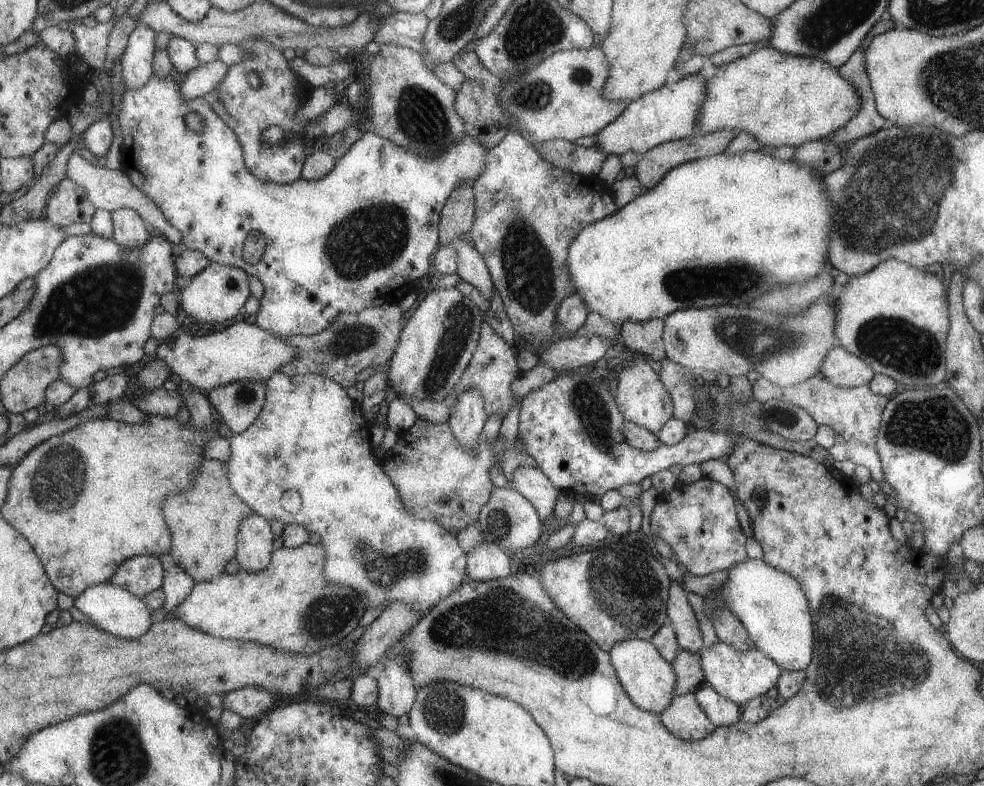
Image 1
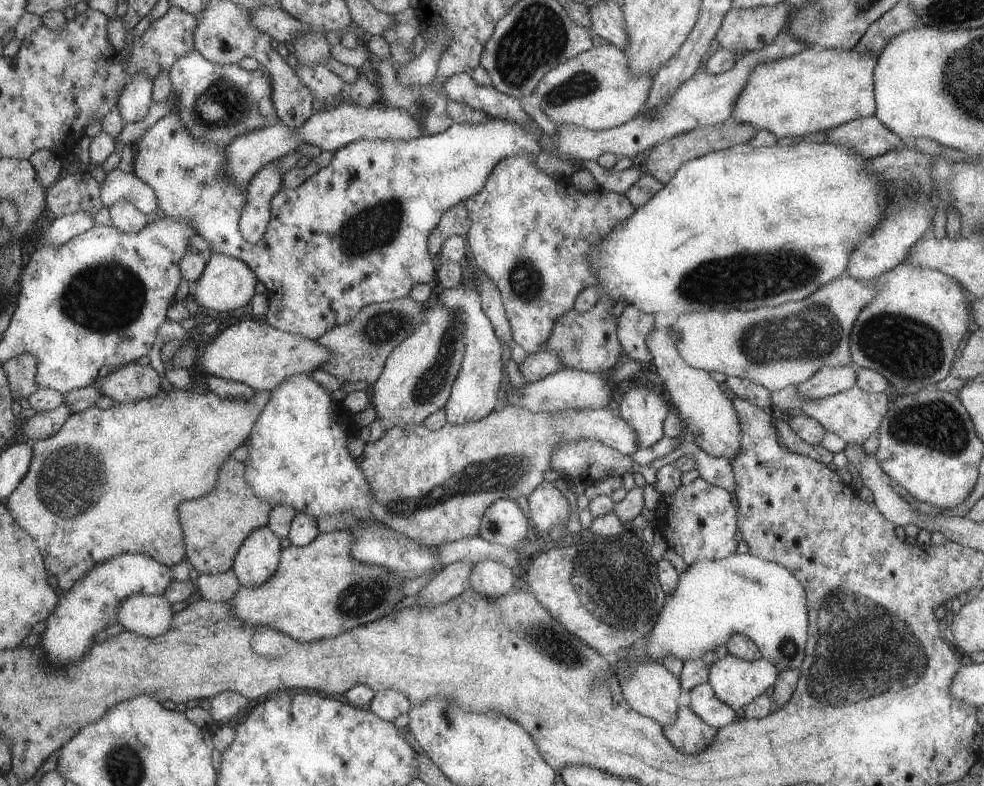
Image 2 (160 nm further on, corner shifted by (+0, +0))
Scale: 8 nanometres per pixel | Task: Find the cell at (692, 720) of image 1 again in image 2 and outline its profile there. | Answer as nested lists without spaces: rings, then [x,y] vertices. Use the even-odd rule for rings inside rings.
[[[687,706],[678,708],[677,718],[662,727],[666,740],[683,754],[699,754],[712,742],[718,730],[703,722]]]

